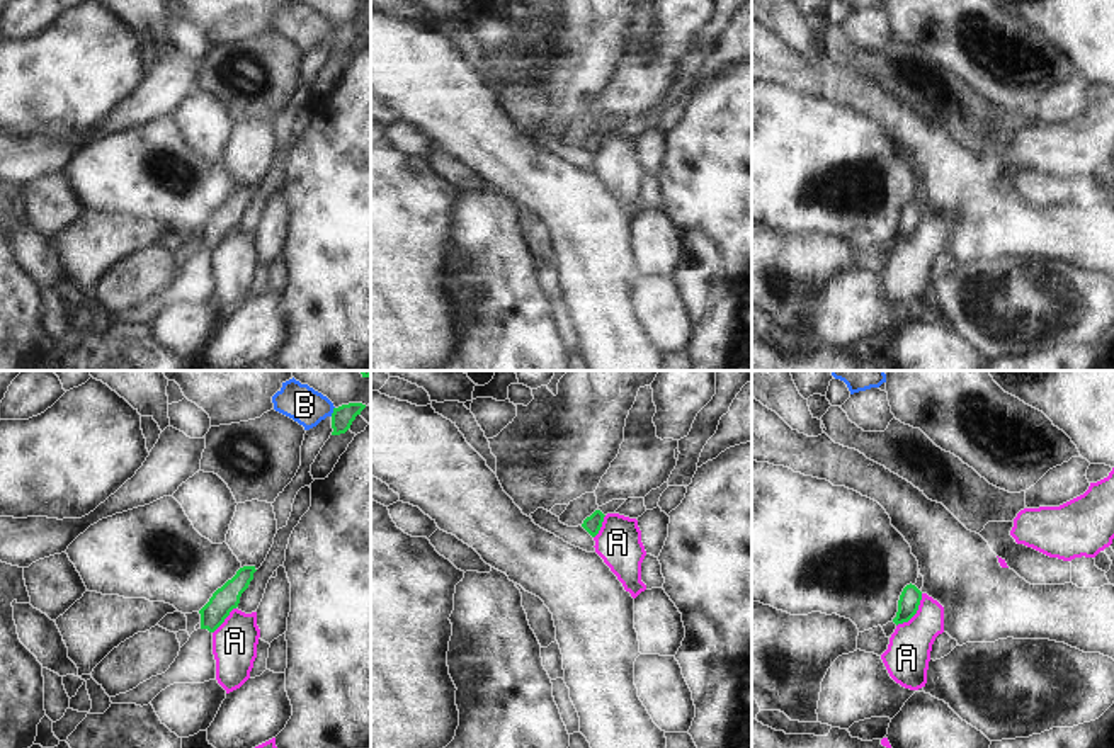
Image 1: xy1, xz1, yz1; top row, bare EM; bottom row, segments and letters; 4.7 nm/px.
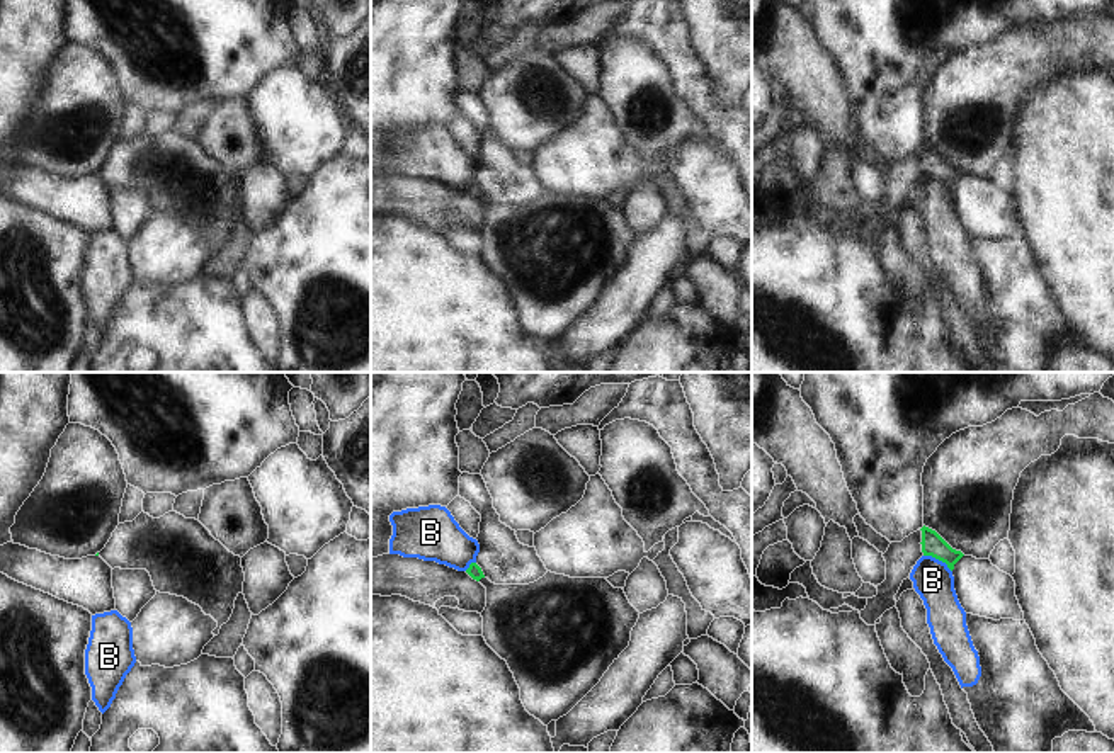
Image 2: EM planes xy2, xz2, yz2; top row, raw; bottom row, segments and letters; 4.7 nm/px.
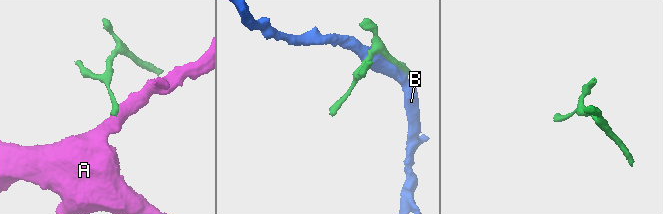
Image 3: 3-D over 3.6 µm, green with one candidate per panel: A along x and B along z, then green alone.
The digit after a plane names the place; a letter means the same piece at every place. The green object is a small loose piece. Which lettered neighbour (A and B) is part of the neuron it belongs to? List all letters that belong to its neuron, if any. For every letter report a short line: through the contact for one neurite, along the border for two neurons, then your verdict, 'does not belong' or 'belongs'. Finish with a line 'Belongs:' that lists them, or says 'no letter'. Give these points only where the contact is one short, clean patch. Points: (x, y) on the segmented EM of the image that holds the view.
A: line yz1 (922, 594), (919, 609), (897, 626); does not belong
B: does not belong
Belongs: no letter

